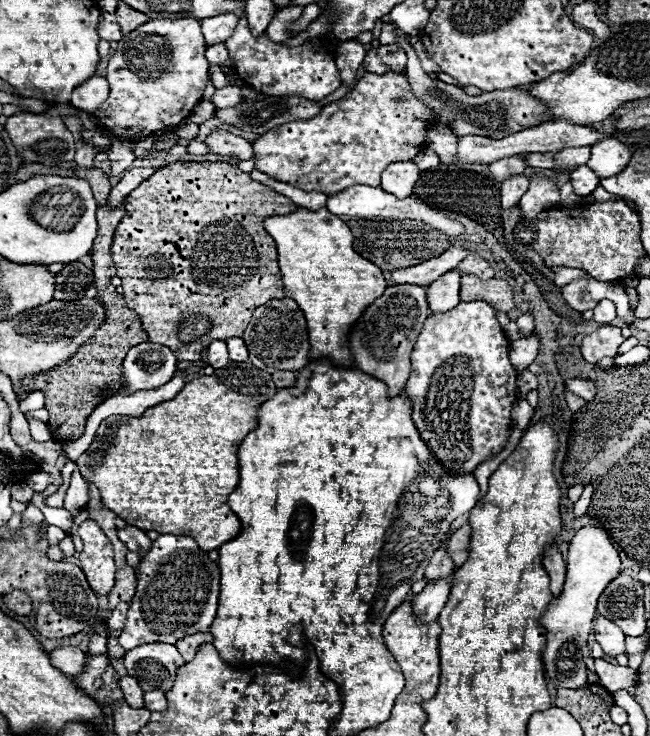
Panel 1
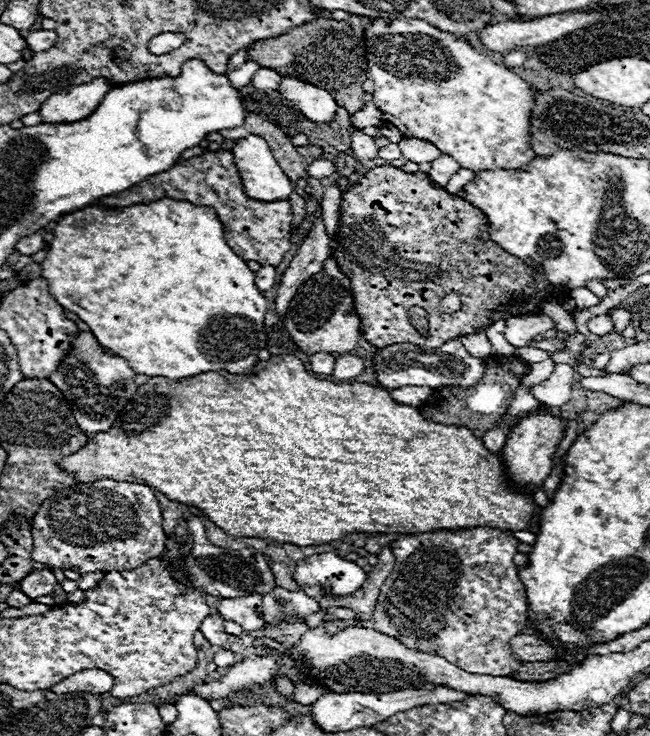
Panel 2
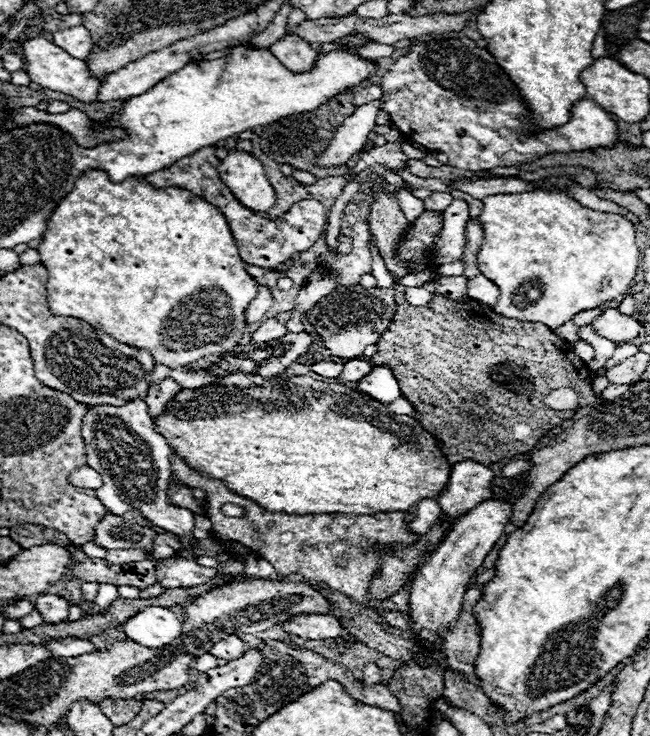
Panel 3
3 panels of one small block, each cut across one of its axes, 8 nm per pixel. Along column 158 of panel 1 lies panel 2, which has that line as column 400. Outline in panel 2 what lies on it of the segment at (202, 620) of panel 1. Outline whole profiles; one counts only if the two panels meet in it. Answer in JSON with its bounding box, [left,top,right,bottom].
[326,526,528,676]

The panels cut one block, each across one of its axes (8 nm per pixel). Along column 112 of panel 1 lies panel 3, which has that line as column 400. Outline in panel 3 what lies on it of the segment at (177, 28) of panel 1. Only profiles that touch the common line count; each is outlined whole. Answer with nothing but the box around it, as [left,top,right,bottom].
[382,36,618,172]

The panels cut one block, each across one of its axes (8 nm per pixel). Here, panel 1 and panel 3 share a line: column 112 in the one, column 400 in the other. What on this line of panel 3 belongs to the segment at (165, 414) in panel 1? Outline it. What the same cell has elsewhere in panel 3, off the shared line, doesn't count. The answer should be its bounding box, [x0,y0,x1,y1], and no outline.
[154,374,452,516]

